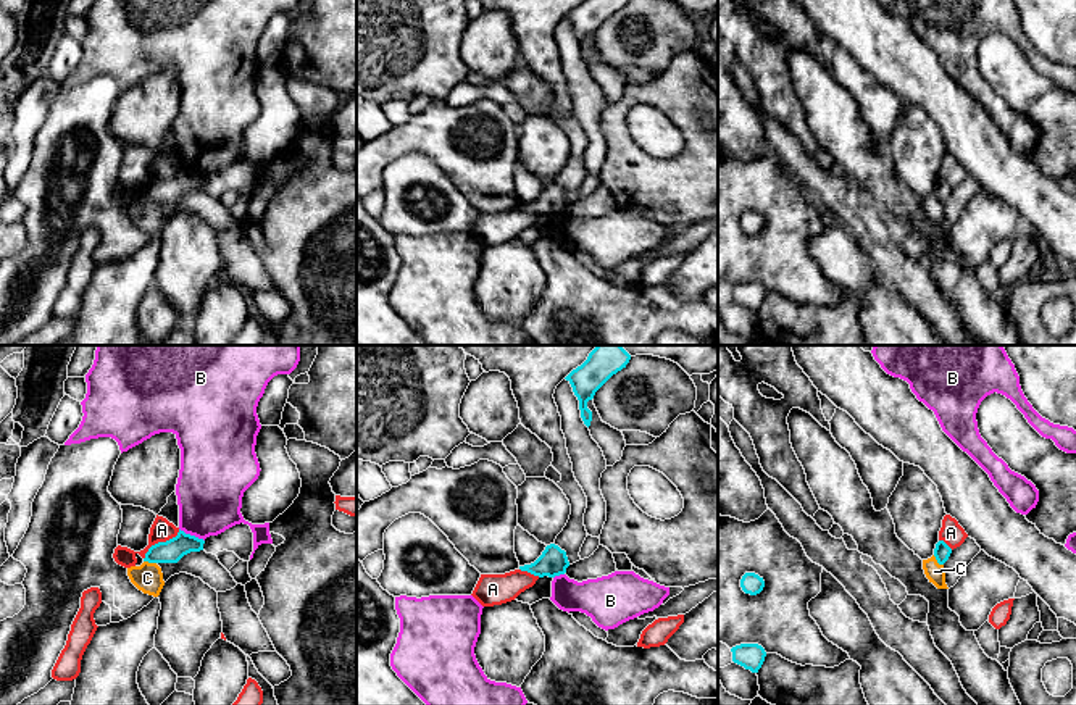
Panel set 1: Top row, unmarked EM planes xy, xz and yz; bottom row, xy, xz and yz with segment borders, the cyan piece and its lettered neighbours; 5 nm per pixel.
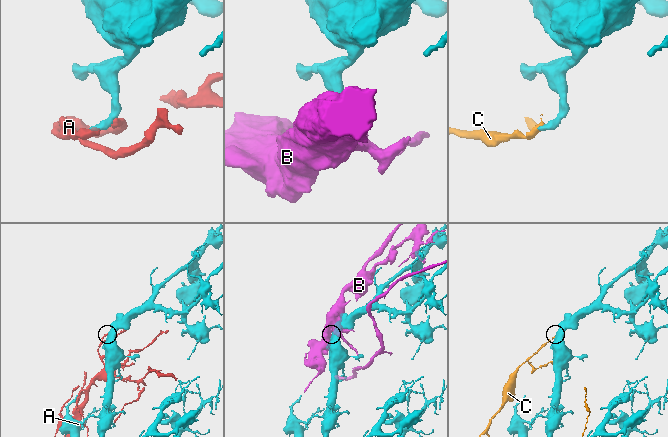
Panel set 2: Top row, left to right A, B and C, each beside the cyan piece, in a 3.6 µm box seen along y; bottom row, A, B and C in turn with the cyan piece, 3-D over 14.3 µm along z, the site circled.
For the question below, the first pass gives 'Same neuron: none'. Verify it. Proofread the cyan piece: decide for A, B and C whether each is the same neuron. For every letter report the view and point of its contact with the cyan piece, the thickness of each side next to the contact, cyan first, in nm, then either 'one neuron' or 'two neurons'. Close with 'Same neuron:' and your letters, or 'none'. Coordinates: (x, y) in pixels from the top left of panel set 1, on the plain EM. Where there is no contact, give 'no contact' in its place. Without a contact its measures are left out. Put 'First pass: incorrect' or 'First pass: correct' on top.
First pass: correct
A: xy (160, 181) | 120/110 nm | two neurons
B: xy (192, 175) | 120/320 nm | two neurons
C: yz (938, 200) | 80/90 nm | two neurons
Same neuron: none

